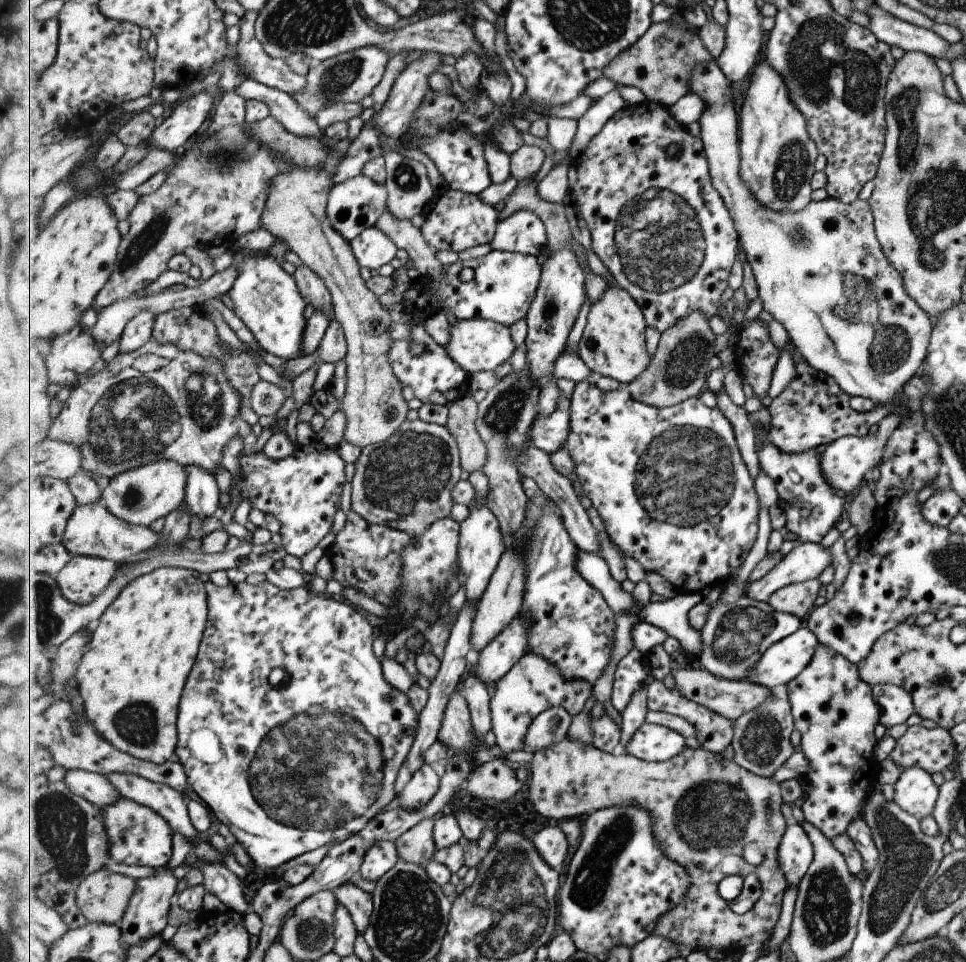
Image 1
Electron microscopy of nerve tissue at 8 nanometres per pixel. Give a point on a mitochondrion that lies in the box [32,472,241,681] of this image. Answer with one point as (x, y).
(131, 497)

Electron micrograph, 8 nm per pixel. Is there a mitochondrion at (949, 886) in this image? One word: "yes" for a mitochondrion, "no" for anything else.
yes

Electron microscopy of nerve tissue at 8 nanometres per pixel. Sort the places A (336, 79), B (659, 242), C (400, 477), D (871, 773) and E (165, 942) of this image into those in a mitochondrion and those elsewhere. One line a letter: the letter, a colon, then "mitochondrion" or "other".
A: mitochondrion
B: mitochondrion
C: mitochondrion
D: other
E: other

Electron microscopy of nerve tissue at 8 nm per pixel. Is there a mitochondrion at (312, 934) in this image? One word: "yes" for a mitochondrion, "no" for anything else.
yes

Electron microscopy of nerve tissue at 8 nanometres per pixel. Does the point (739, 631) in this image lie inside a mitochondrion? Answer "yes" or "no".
yes

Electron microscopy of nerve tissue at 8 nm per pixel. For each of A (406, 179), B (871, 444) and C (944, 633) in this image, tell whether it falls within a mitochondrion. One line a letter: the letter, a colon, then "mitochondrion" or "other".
A: mitochondrion
B: other
C: other

